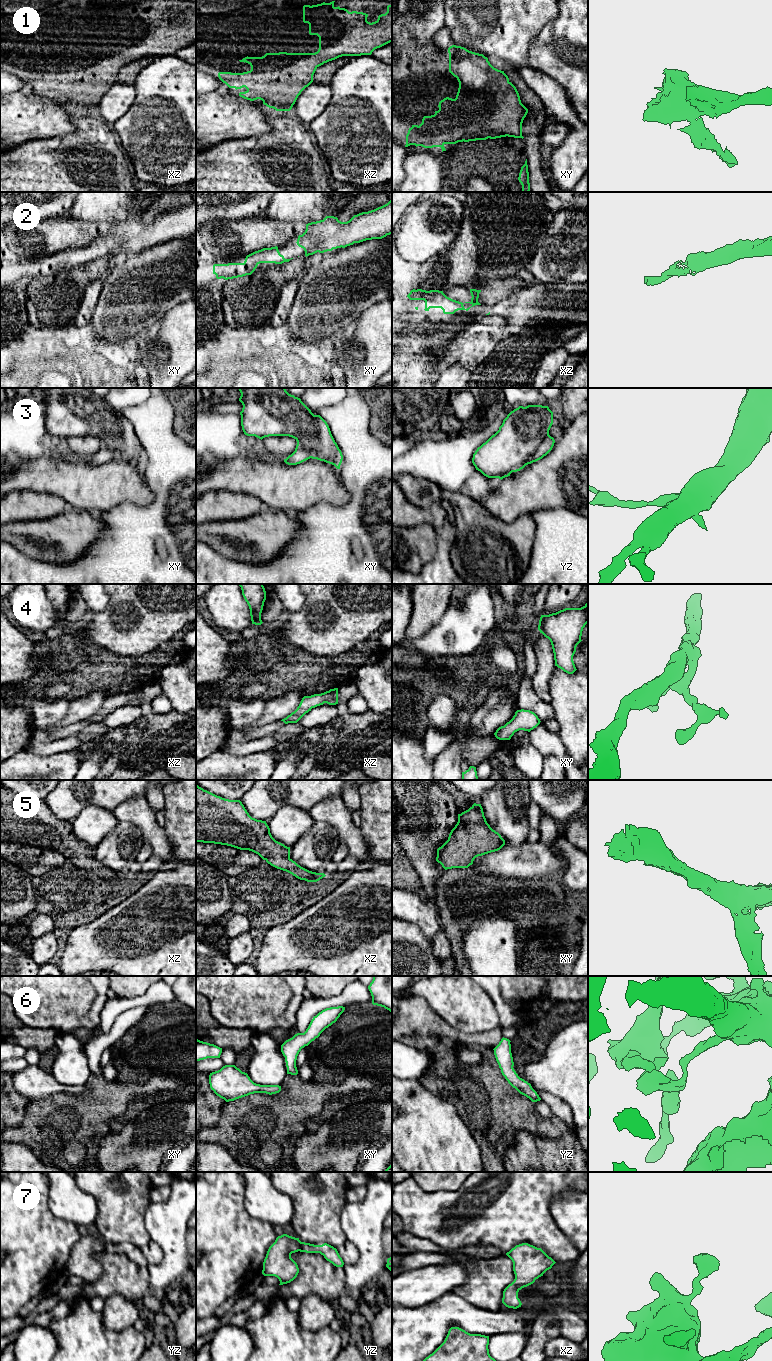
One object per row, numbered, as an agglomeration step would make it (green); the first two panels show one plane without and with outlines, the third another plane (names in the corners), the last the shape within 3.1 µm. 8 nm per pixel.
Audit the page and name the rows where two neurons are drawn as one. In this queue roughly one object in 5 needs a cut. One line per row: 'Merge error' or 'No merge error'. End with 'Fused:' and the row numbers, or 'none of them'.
1: No merge error
2: No merge error
3: No merge error
4: No merge error
5: No merge error
6: No merge error
7: No merge error
Fused: none of them

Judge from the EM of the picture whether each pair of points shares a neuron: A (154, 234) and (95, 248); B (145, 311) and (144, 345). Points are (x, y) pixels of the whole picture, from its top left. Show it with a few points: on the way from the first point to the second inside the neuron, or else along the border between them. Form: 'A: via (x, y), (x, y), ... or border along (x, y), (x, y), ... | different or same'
A: via (139, 234), (123, 236), (110, 244) | same
B: border along (165, 314), (153, 324), (146, 326), (137, 336) | different

